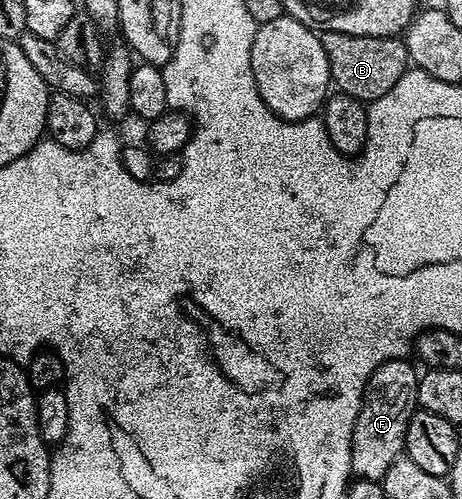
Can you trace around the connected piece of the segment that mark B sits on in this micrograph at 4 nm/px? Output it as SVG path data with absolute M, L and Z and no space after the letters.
M324 31L320 33L320 42L326 51L331 84L339 92L363 103L371 103L386 95L386 91L390 91L410 68L408 46L399 36L359 37Z

